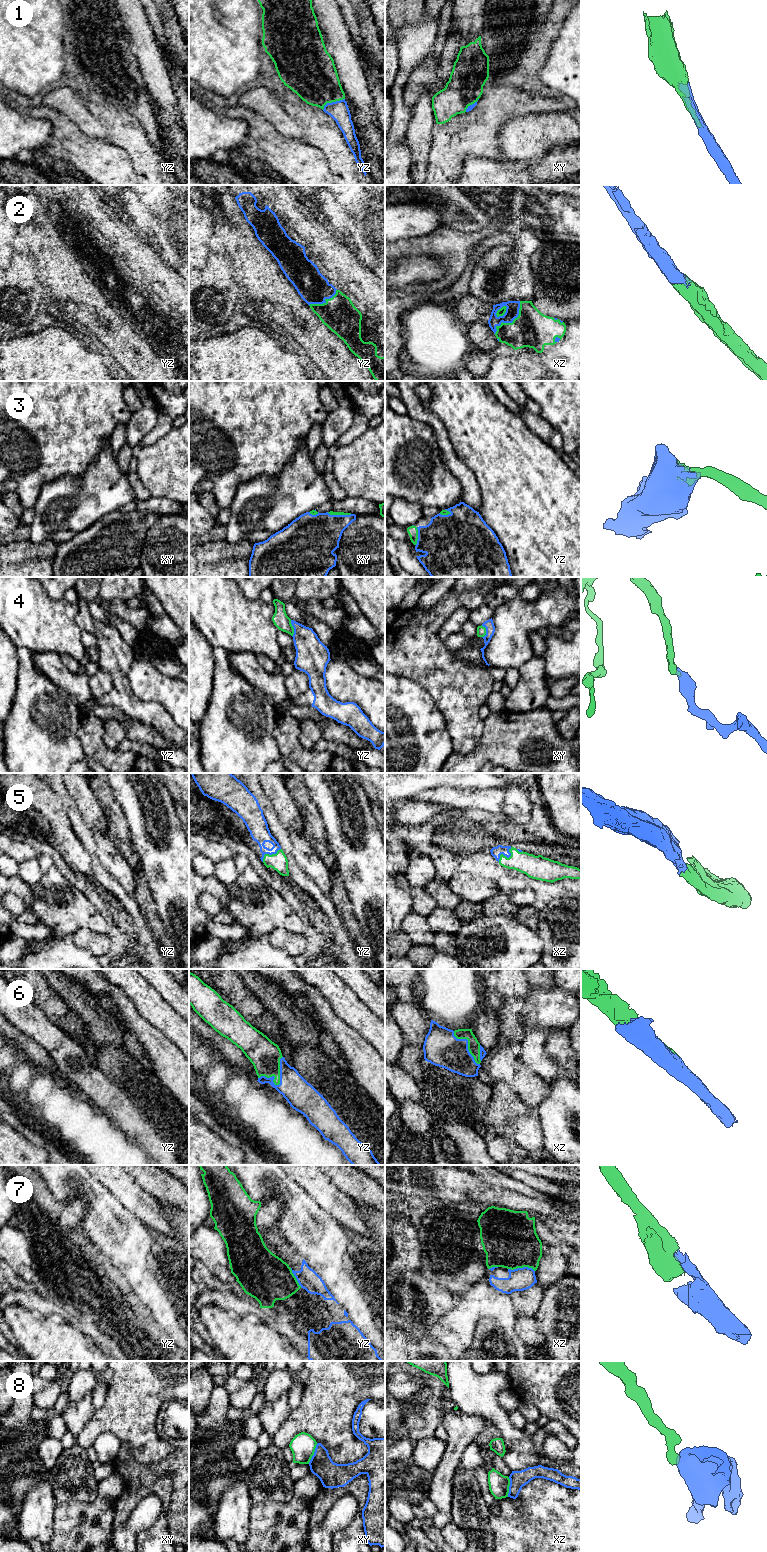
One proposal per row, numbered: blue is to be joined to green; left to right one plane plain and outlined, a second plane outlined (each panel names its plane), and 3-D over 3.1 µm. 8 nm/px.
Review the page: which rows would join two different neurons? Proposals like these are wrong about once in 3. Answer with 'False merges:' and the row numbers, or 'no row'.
False merges: 8

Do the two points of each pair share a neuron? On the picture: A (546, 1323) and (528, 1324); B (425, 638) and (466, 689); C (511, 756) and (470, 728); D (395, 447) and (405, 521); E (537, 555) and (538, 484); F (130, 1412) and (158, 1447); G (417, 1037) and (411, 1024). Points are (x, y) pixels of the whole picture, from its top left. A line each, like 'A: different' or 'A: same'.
A: different
B: same
C: different
D: different
E: same
F: same
G: same

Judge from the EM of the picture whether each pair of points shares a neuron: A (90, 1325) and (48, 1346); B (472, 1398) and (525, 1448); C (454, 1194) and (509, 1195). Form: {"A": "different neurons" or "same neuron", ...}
{"A": "different neurons", "B": "same neuron", "C": "same neuron"}

